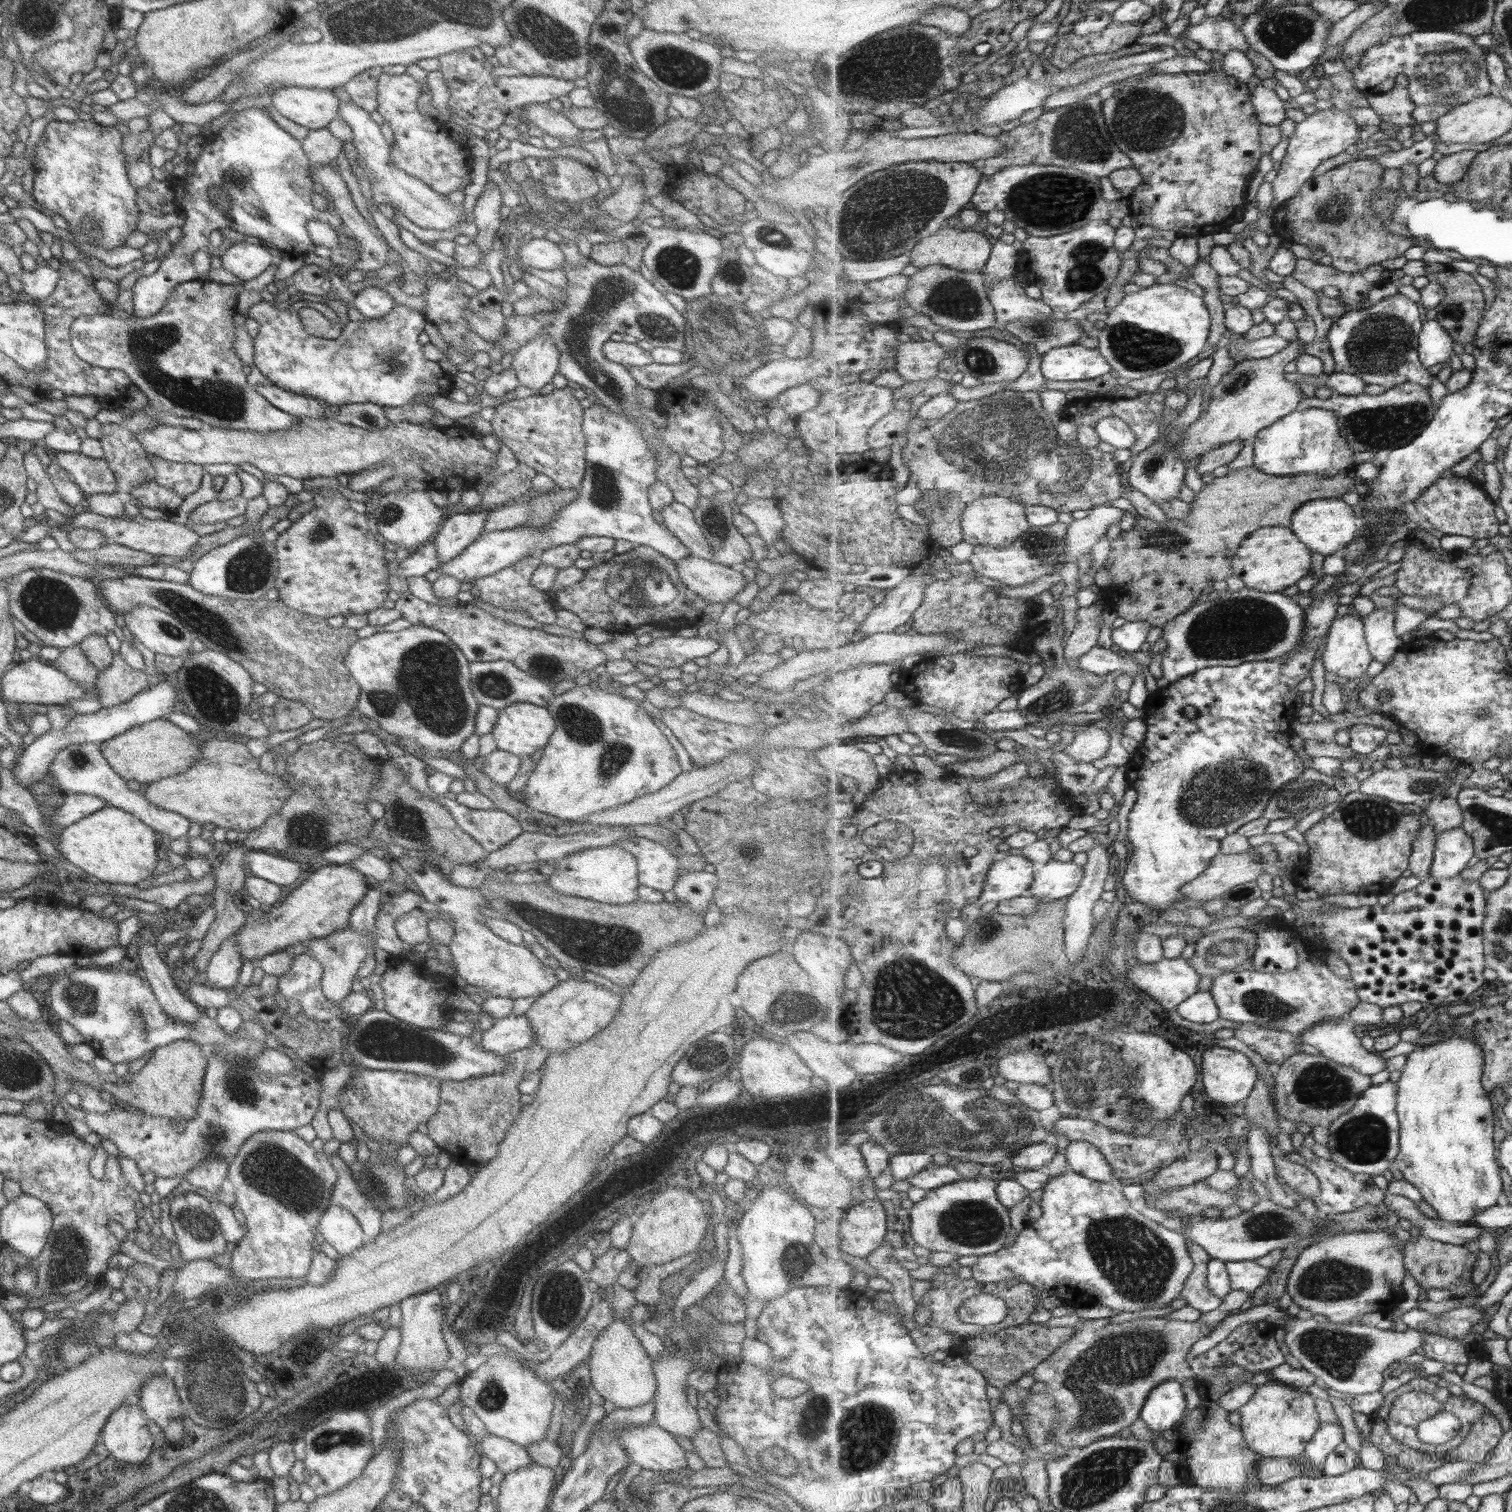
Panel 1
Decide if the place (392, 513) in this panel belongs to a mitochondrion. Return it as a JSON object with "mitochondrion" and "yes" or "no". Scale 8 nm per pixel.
{"mitochondrion":"yes"}

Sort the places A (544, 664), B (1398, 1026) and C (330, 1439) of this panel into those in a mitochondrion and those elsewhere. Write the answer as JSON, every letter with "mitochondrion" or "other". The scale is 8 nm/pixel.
{"A":"mitochondrion","B":"other","C":"mitochondrion"}

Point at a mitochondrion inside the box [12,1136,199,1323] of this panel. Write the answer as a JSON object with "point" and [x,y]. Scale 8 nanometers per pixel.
{"point":[70,1247]}

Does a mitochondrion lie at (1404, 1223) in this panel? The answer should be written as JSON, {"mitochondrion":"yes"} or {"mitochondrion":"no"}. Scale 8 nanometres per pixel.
{"mitochondrion":"no"}

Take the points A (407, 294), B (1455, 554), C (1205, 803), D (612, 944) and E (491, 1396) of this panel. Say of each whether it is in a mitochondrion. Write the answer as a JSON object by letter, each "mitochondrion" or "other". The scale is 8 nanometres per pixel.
{"A":"other","B":"other","C":"mitochondrion","D":"mitochondrion","E":"mitochondrion"}

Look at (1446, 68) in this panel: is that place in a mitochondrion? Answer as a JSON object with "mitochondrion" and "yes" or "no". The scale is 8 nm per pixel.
{"mitochondrion":"yes"}

